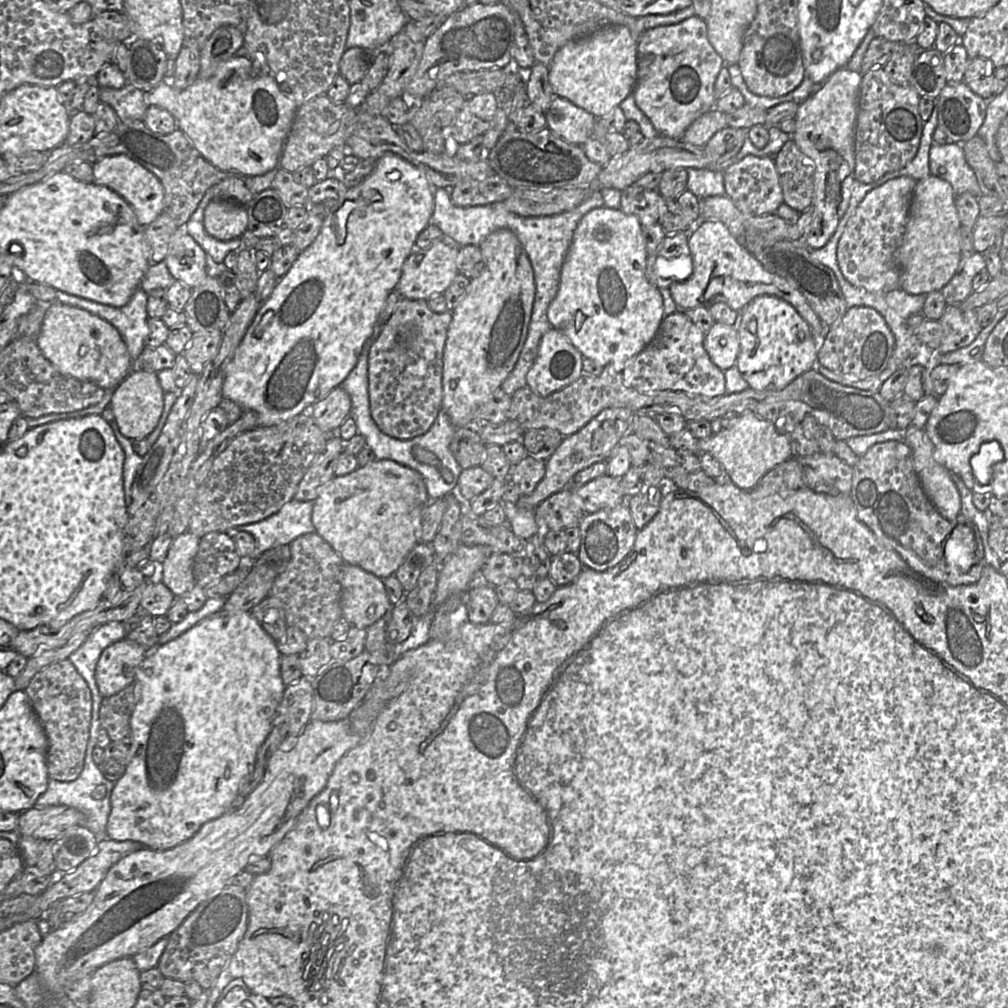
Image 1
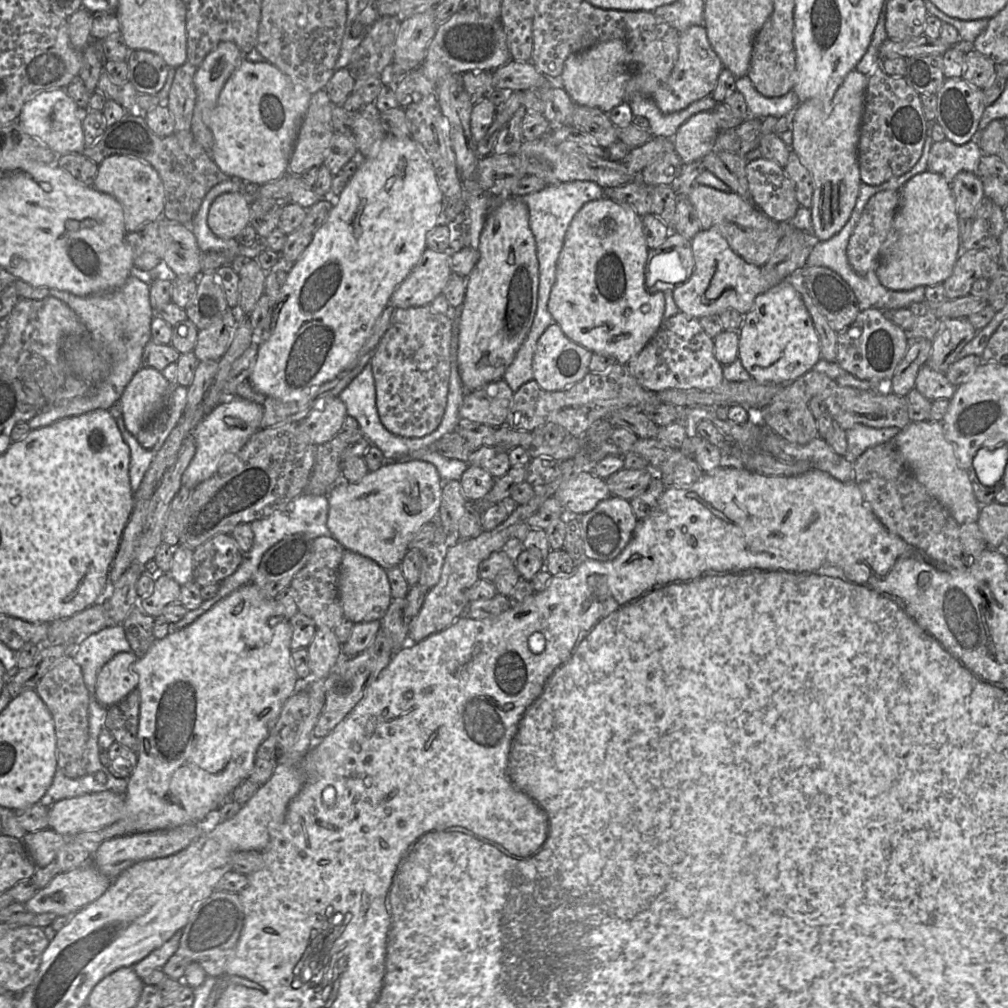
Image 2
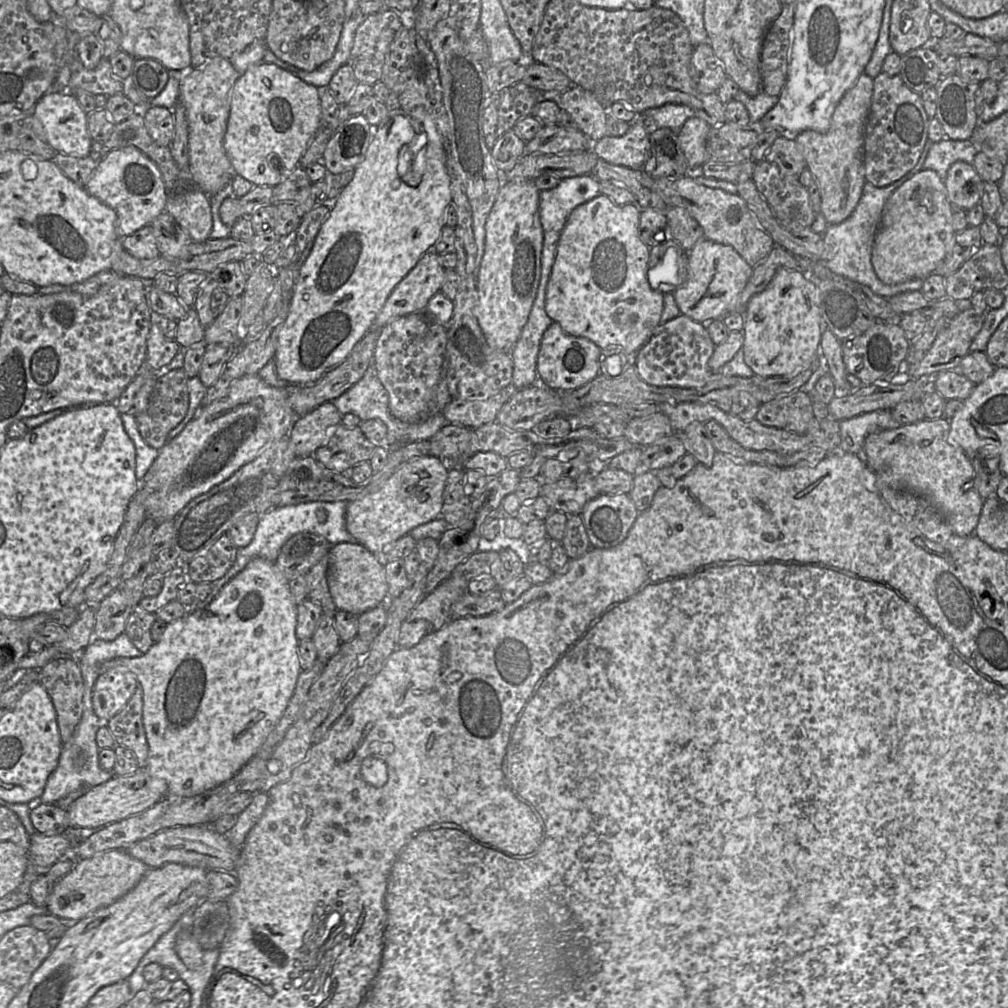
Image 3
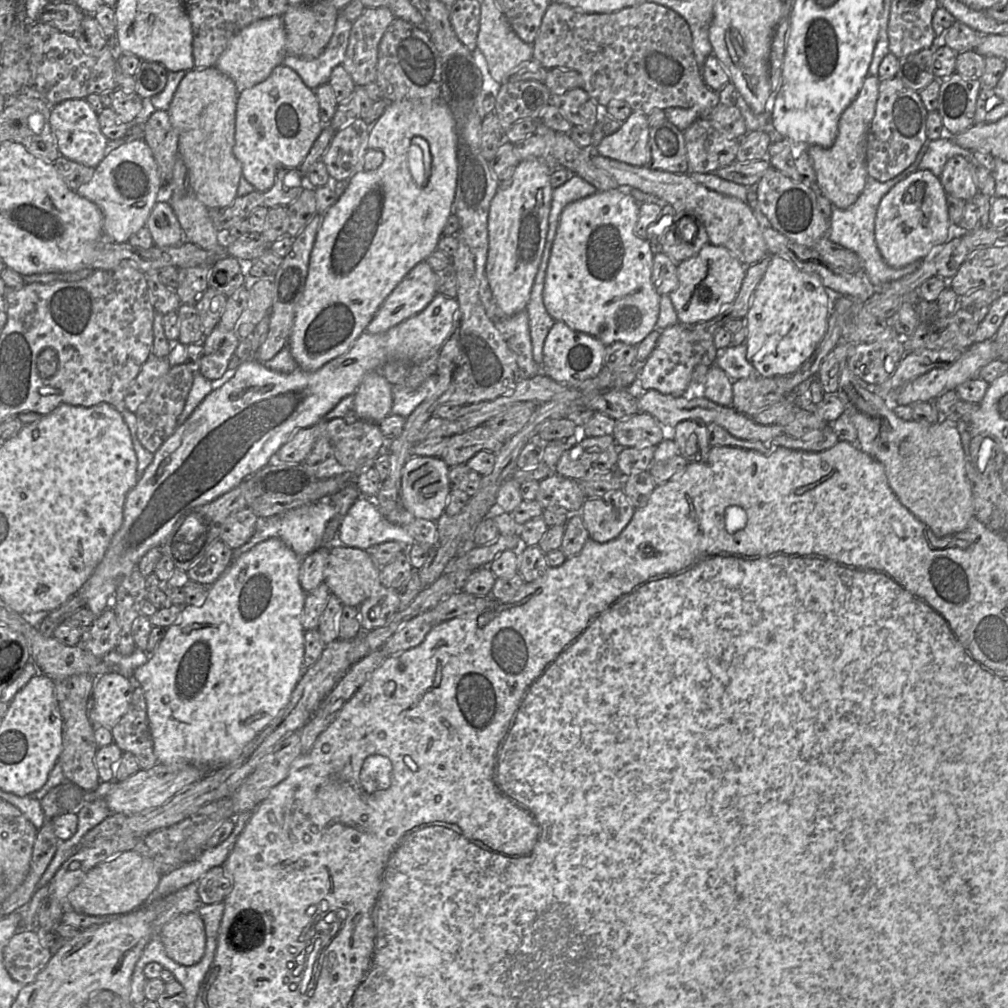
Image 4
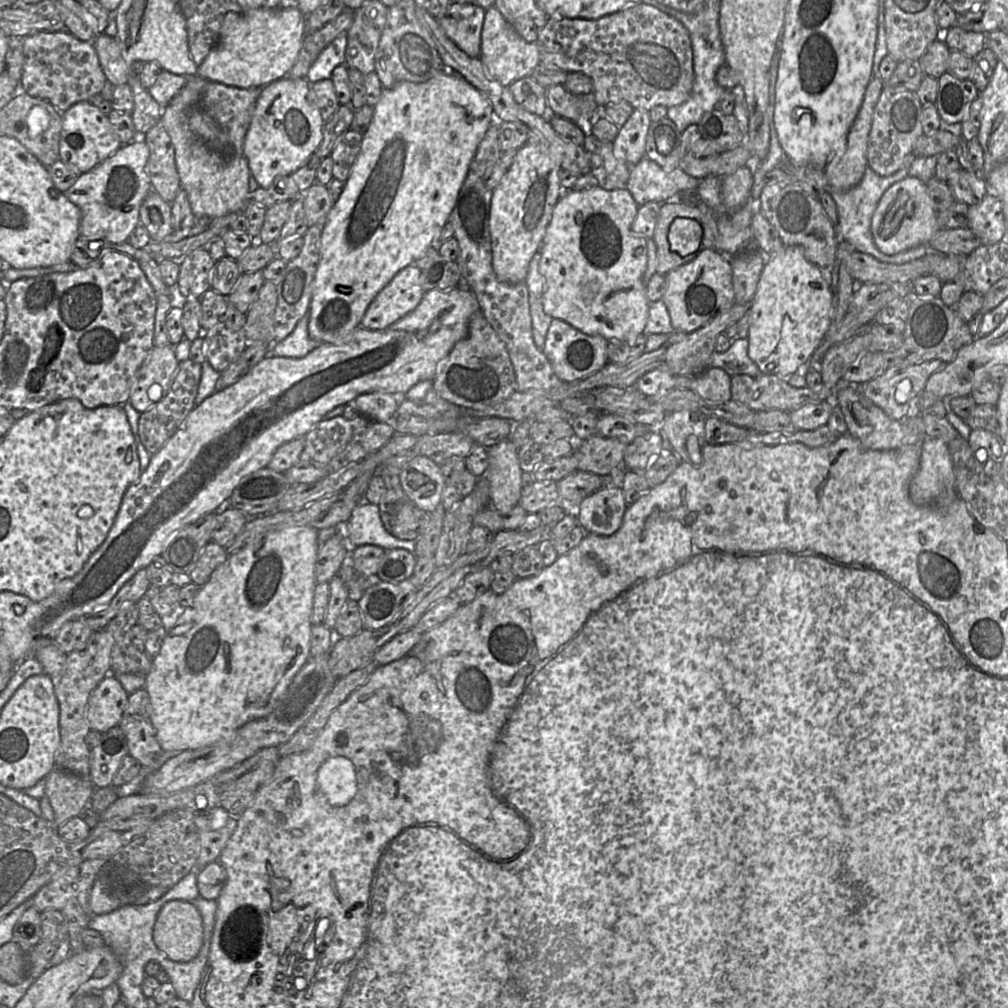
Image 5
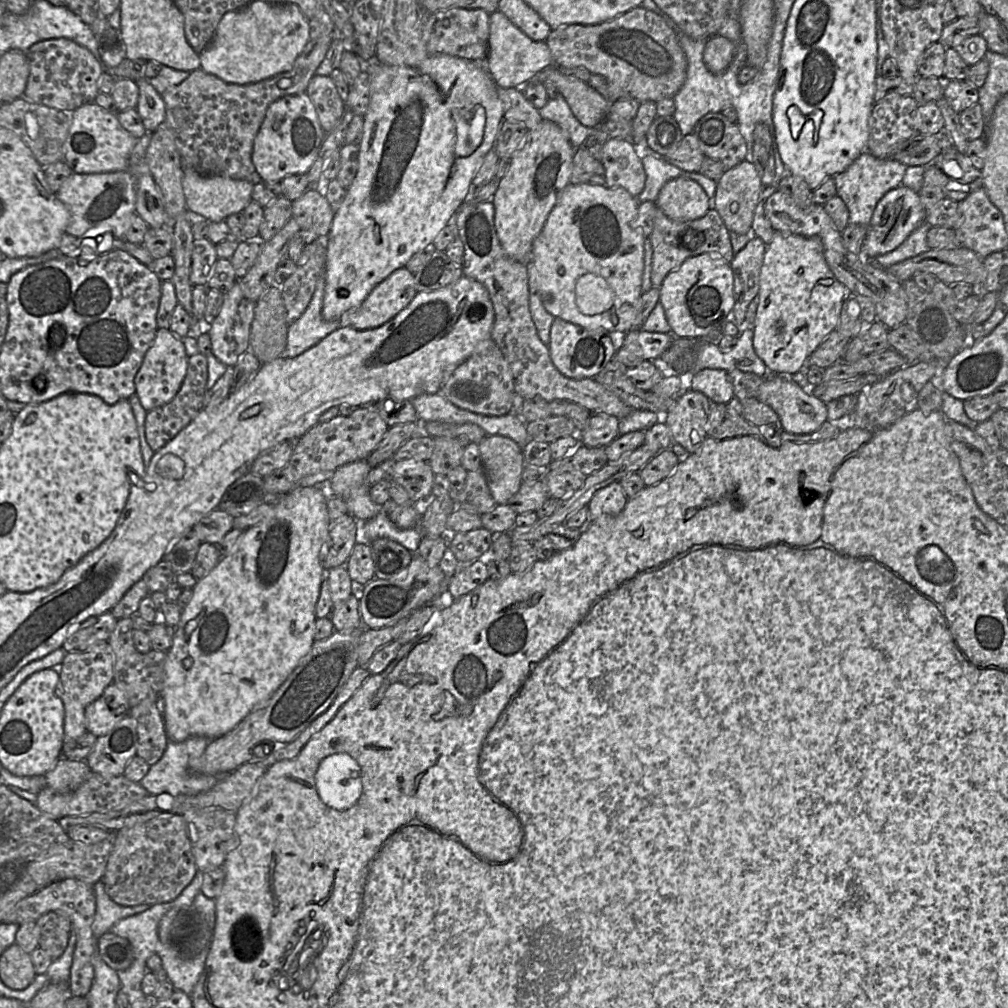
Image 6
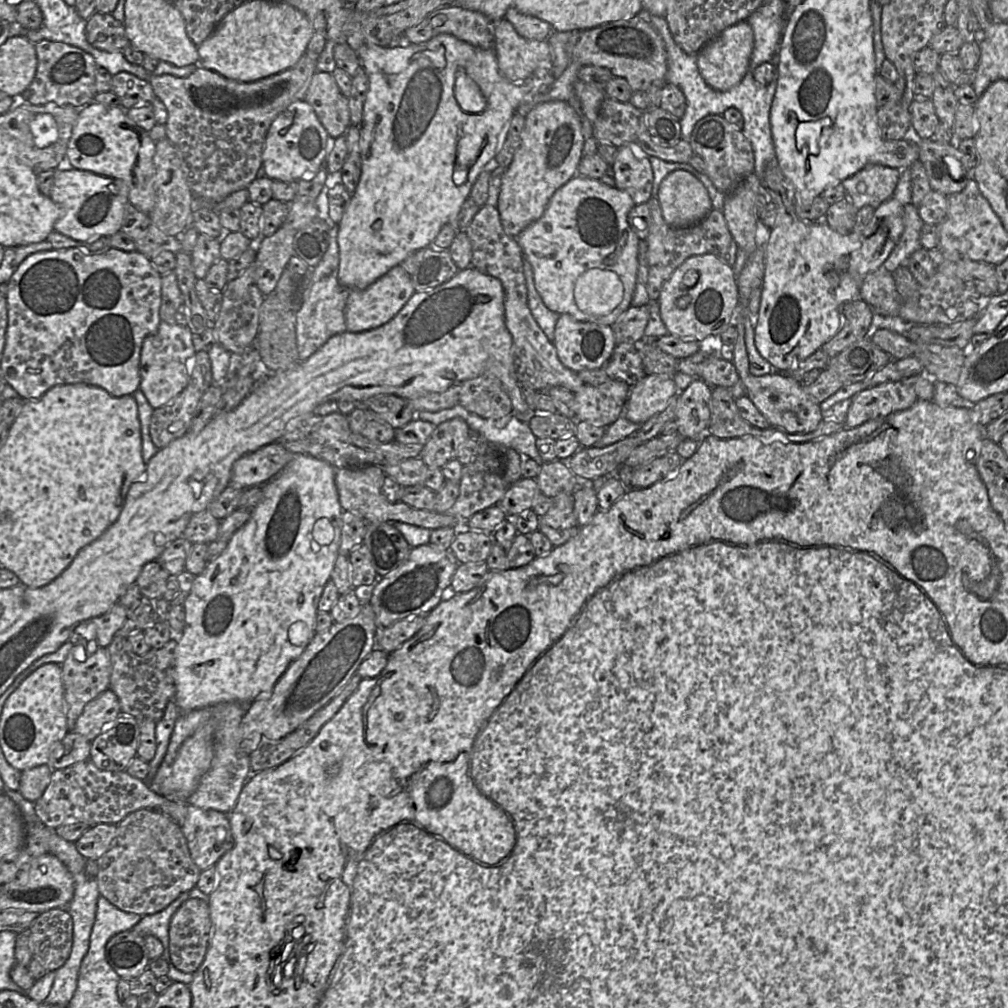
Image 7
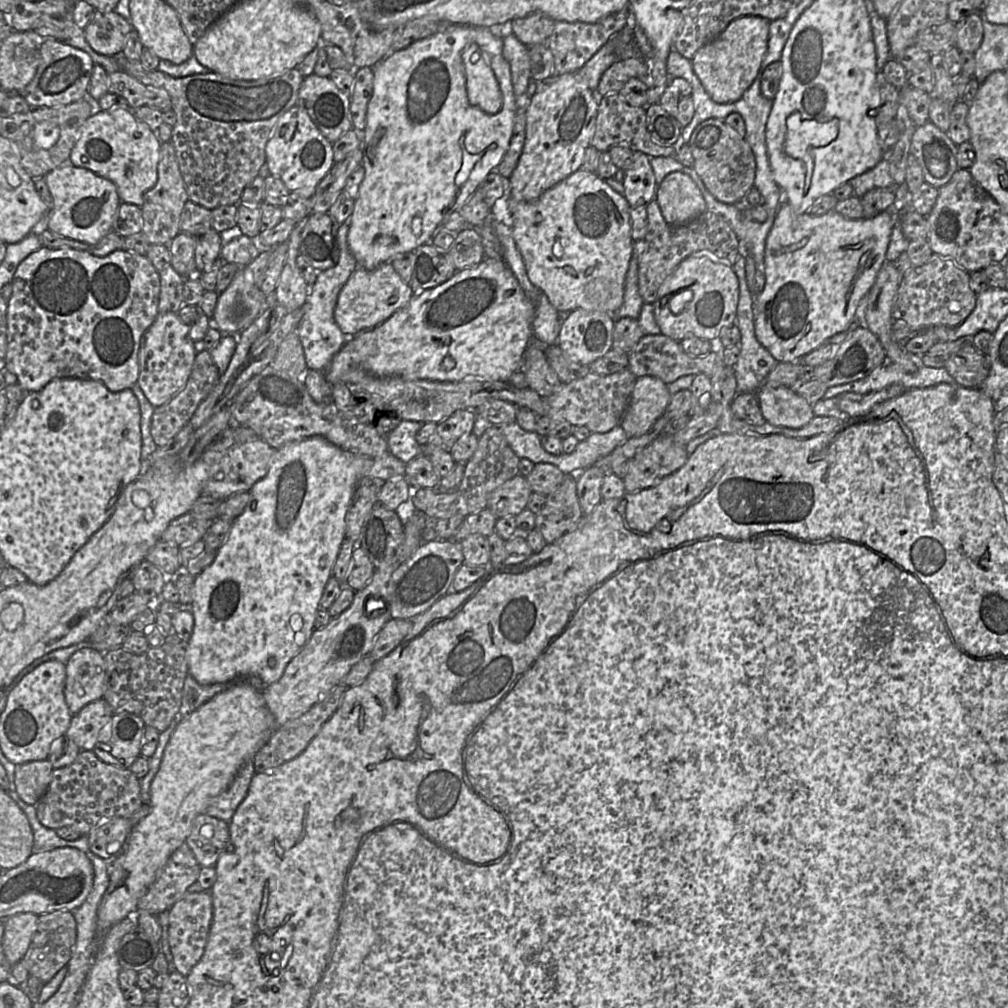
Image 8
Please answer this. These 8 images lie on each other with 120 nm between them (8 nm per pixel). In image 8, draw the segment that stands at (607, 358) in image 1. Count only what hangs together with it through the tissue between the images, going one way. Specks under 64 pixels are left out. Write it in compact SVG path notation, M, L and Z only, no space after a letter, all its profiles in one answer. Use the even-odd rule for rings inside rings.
M582 168L543 192L534 201L518 202L509 197L512 237L523 259L526 275L560 314L564 315L575 309L599 310L612 314L621 306L634 243L631 238L629 208L623 195L614 191L595 173ZM596 278L607 280L609 285L597 298L588 297L585 287Z

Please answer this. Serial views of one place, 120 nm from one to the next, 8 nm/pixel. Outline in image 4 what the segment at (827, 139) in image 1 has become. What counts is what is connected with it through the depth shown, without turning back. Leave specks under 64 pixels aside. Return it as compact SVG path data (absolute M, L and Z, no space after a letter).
M867 76L851 104L841 114L838 123L838 134L833 146L824 148L819 145L807 147L816 182L832 206L840 209L850 207L864 189L868 176L866 166L867 136L875 116L879 97L880 78Z

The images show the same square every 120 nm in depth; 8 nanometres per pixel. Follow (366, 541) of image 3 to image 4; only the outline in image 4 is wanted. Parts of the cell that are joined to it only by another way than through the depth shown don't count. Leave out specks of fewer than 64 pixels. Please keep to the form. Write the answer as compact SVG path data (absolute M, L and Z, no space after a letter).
M428 456L410 457L402 469L401 478L401 499L406 510L416 518L437 522L445 511L451 491L448 473L449 467L442 458Z

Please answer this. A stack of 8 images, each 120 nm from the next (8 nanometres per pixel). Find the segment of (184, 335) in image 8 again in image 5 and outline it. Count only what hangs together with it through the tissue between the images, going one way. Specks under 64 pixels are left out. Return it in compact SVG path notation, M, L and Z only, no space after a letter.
M154 346L136 372L129 401L140 413L161 400L171 388L179 366L174 346Z

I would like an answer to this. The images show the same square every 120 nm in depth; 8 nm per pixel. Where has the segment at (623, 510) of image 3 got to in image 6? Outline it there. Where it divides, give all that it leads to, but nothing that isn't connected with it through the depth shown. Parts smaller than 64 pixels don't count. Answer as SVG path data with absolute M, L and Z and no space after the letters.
M616 481L598 490L588 503L589 520L595 521L601 516L617 516L625 507L628 497L620 482Z

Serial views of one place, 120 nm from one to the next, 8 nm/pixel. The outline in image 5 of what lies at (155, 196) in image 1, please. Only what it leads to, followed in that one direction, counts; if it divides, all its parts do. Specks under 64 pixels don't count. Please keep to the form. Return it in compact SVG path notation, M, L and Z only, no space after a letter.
M136 132L133 141L123 146L111 157L79 176L65 196L81 211L80 236L111 243L129 241L130 234L140 223L140 207L152 190L147 163L150 151L145 134Z

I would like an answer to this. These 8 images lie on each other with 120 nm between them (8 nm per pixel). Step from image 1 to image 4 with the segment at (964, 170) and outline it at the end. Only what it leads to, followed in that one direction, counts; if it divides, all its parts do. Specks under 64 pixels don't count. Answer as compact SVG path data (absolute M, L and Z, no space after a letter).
M944 135L940 139L934 141L928 139L928 149L918 169L930 170L935 176L939 177L949 159L957 155L971 158L972 154L973 151L956 144L950 135Z

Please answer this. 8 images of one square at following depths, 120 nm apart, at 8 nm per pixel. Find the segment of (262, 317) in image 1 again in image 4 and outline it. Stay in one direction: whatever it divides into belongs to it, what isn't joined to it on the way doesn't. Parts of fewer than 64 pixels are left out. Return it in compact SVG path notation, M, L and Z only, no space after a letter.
M442 98L391 102L370 129L367 149L380 150L384 155L382 164L370 171L358 169L352 175L348 188L334 205L322 215L322 222L310 255L304 291L296 307L294 323L288 341L292 357L297 362L298 368L304 371L316 371L331 360L345 354L351 348L353 343L366 330L384 300L406 274L419 262L425 261L437 249L447 219L453 213L457 179L456 134L453 116Z

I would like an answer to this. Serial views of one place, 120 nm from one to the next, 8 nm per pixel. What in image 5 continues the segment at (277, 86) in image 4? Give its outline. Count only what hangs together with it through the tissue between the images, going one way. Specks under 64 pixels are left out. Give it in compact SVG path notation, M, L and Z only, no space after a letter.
M283 77L263 87L243 146L259 186L269 188L277 177L289 176L302 167L321 144L324 124L306 78Z

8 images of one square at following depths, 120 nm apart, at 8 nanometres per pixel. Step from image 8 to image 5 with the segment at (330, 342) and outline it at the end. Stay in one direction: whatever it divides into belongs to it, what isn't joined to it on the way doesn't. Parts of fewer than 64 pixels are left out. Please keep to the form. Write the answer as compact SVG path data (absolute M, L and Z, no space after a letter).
M308 315L303 316L284 340L270 347L269 355L299 359L318 347L320 343L309 336L308 323Z

